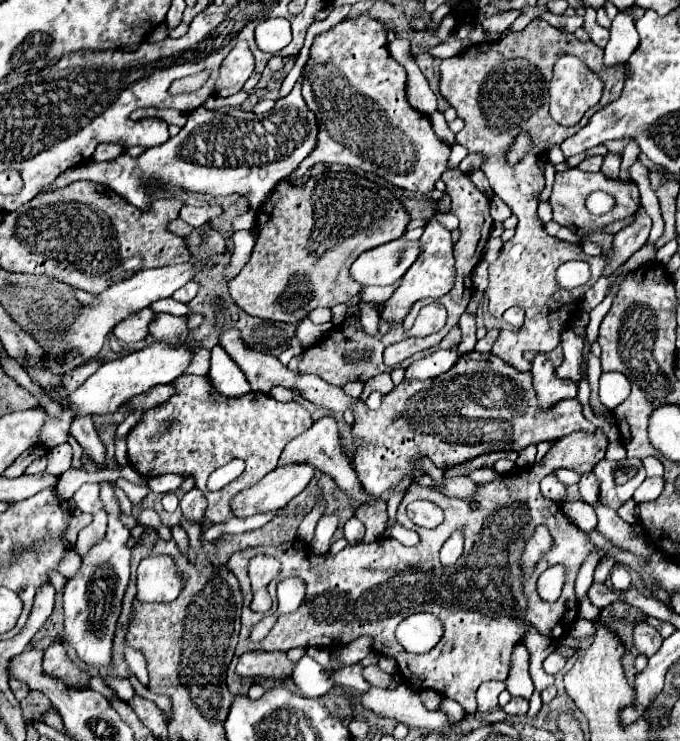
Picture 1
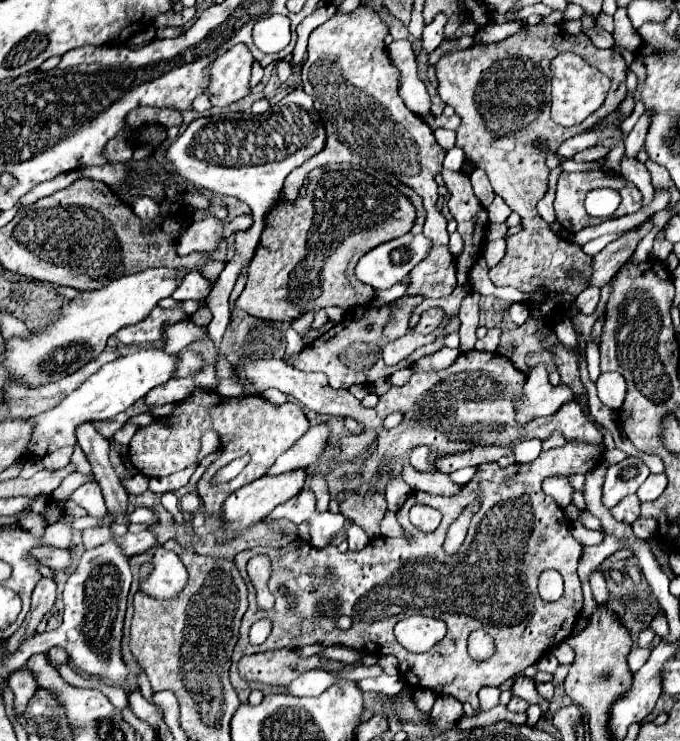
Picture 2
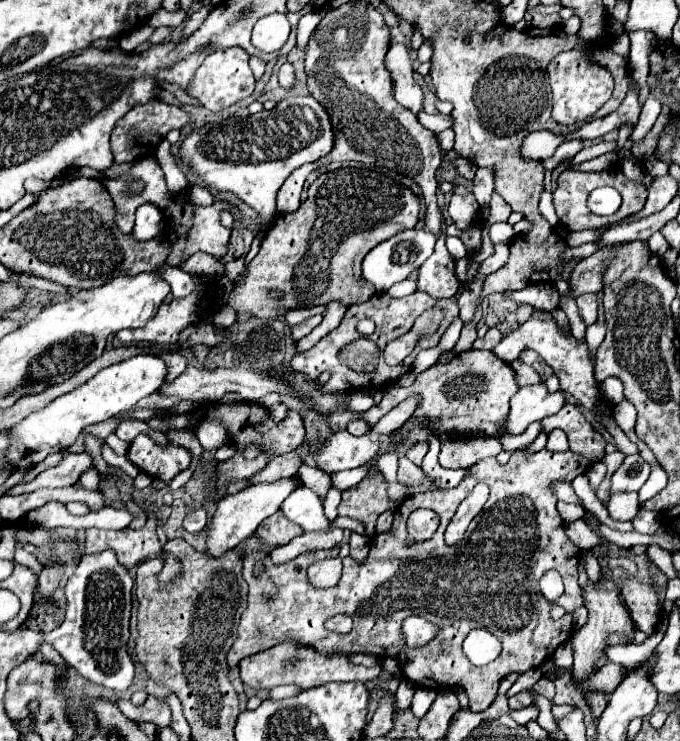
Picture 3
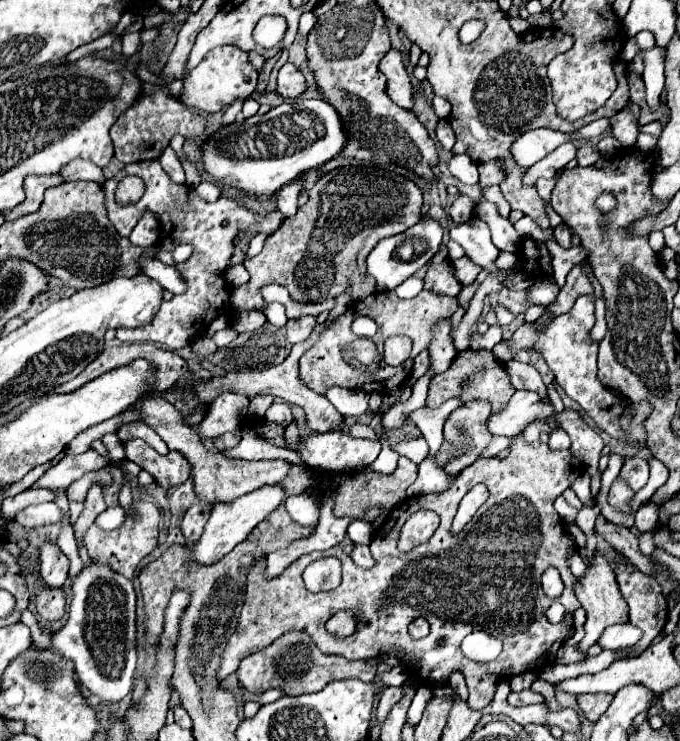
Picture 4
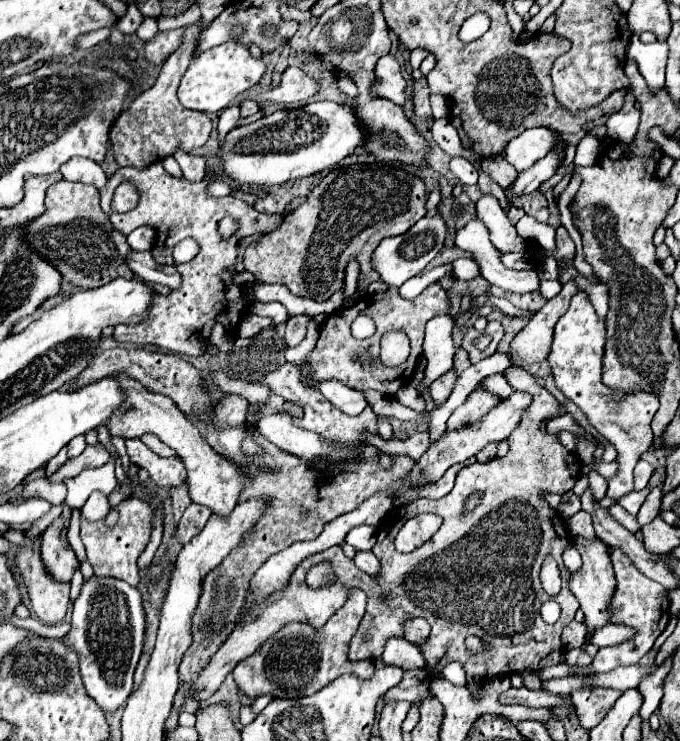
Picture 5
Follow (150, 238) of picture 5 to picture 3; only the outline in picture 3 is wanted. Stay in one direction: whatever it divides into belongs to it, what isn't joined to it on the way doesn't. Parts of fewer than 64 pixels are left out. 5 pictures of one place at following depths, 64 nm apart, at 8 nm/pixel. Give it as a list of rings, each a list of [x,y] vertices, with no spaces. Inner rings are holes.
[[[142,204],[136,210],[136,226],[132,230],[136,240],[150,240],[164,232],[164,218],[162,212],[154,204]]]

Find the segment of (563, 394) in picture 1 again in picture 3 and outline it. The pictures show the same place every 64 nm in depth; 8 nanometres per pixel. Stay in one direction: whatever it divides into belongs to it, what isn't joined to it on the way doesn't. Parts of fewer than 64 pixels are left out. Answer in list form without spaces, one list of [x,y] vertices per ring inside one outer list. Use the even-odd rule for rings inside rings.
[[[540,376],[540,382],[522,386],[510,400],[510,414],[506,420],[508,434],[522,434],[528,424],[556,414],[564,406],[564,392],[550,392]]]

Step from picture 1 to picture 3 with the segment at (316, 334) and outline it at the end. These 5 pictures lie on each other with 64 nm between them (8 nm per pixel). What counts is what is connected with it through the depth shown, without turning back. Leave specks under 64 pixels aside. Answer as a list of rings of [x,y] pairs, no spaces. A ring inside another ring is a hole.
[[[318,306],[318,308],[304,308],[304,310],[290,310],[290,312],[286,312],[286,322],[288,322],[288,326],[298,326],[298,324],[306,322],[310,316],[322,314],[324,310],[326,310],[324,306]]]

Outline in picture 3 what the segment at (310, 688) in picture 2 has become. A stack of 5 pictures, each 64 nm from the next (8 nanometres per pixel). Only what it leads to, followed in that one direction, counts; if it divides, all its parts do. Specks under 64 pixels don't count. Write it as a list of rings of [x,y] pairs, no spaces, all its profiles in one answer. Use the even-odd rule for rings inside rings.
[[[276,686],[270,690],[270,698],[280,700],[286,696],[298,696],[300,694],[300,686]]]

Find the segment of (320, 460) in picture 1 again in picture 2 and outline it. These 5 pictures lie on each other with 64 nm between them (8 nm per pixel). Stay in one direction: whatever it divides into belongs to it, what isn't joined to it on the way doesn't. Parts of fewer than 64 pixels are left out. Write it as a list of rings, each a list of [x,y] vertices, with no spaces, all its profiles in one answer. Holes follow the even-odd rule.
[[[326,422],[312,426],[292,448],[288,448],[268,470],[268,474],[282,474],[296,468],[308,468],[316,464],[324,452],[328,452],[330,428]]]

